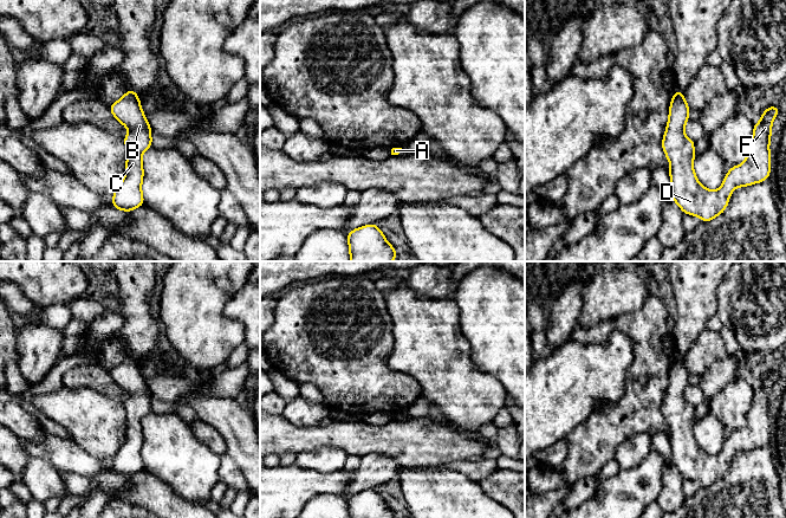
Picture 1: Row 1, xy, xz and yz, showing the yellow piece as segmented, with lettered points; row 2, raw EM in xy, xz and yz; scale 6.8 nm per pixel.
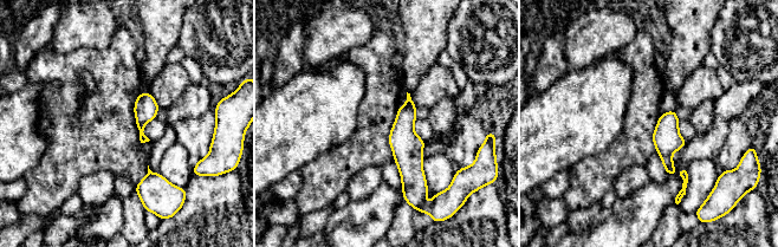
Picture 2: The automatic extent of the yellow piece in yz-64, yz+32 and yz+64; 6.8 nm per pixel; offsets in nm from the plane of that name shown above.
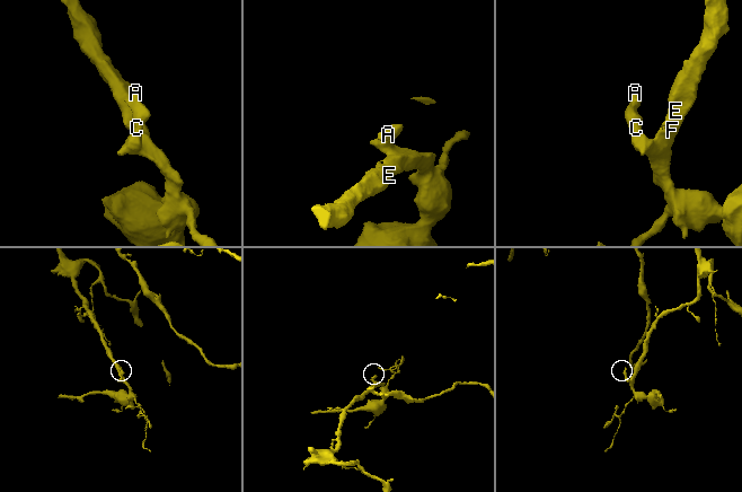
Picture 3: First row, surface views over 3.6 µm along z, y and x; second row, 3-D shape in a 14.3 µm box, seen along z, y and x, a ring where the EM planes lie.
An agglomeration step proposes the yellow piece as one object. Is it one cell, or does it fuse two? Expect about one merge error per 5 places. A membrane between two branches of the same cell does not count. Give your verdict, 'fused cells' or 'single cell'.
single cell

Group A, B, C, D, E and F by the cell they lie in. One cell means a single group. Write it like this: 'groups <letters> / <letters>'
groups A B C D E F

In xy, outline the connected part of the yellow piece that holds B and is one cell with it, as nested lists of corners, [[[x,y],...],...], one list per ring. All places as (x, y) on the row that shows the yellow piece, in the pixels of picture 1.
[[[129,90],[111,104],[113,117],[128,128],[128,135],[123,138],[126,148],[126,166],[123,181],[113,192],[112,206],[123,212],[129,212],[144,205],[142,194],[143,162],[142,155],[152,145],[151,127],[141,108],[138,95]]]

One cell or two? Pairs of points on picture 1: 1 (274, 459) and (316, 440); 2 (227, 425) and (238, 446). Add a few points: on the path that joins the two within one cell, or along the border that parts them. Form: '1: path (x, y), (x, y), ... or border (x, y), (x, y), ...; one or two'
1: border (272, 453), (279, 455); two
2: path (232, 429), (238, 435), (238, 441); one

